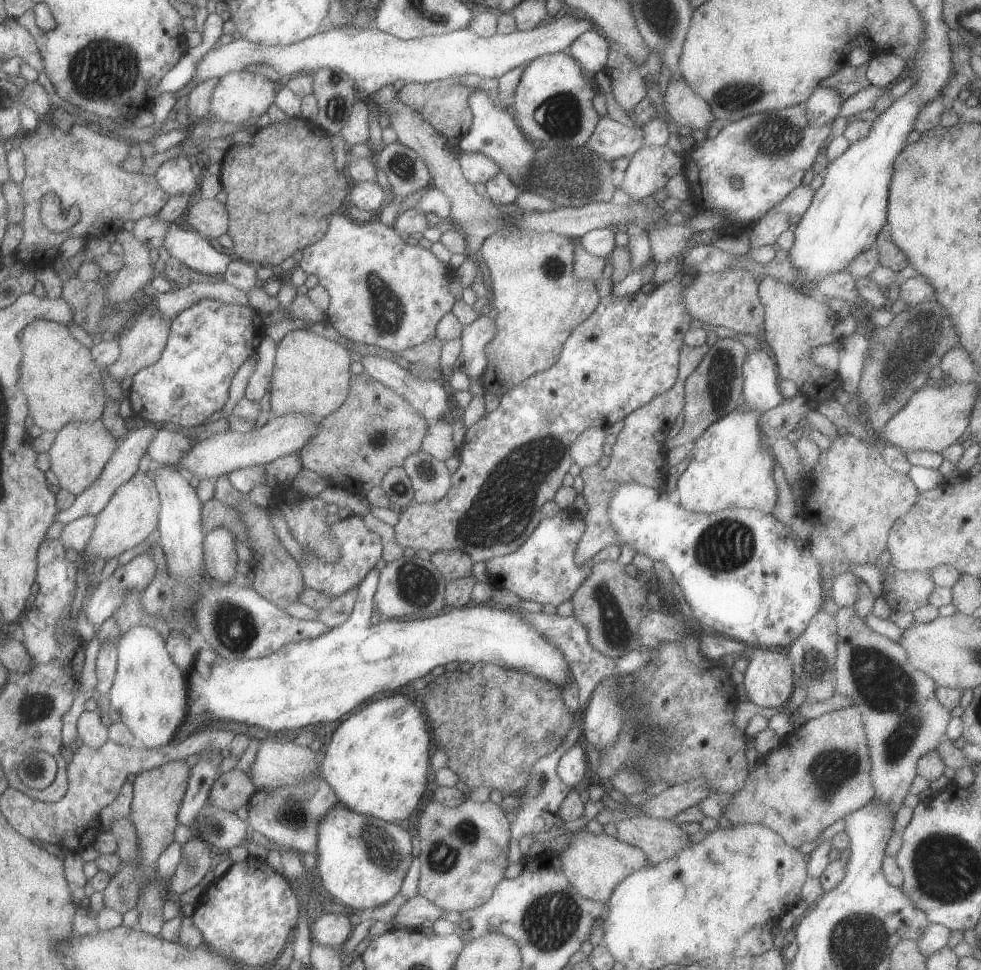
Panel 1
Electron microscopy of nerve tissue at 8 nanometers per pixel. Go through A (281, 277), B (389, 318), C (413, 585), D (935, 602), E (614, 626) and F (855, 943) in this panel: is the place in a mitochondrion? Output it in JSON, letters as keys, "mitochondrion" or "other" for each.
{"A":"other","B":"mitochondrion","C":"mitochondrion","D":"other","E":"mitochondrion","F":"mitochondrion"}

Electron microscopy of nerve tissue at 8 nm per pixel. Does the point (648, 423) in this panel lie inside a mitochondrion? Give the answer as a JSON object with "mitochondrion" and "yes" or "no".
{"mitochondrion":"no"}

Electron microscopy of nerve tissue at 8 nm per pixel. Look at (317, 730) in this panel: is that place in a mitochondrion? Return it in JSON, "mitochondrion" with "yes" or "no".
{"mitochondrion":"no"}

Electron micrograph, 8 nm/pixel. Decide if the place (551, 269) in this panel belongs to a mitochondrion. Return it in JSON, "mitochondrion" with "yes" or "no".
{"mitochondrion":"yes"}

